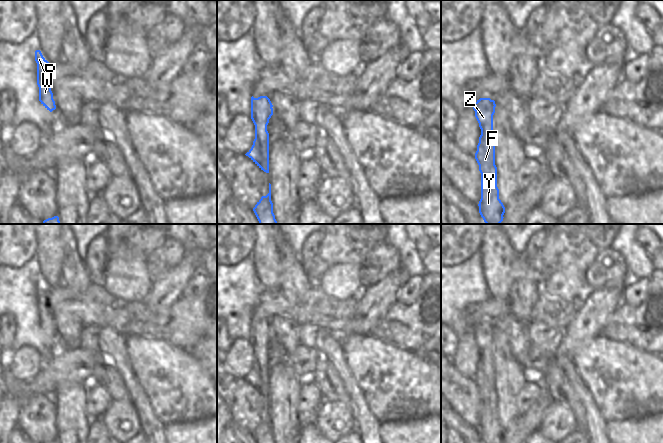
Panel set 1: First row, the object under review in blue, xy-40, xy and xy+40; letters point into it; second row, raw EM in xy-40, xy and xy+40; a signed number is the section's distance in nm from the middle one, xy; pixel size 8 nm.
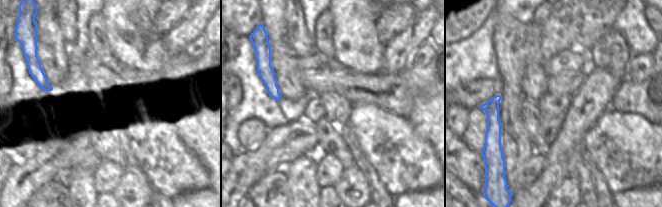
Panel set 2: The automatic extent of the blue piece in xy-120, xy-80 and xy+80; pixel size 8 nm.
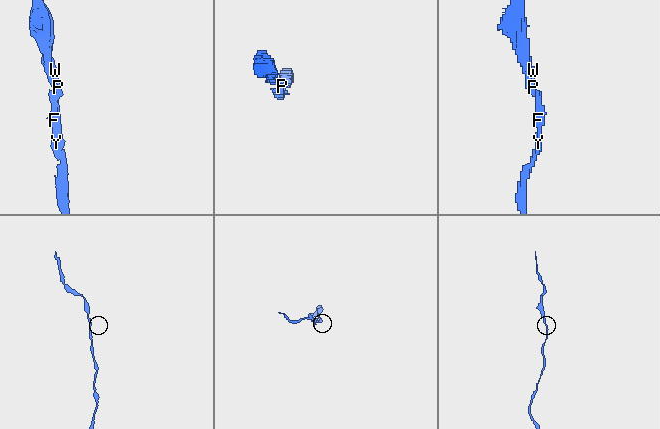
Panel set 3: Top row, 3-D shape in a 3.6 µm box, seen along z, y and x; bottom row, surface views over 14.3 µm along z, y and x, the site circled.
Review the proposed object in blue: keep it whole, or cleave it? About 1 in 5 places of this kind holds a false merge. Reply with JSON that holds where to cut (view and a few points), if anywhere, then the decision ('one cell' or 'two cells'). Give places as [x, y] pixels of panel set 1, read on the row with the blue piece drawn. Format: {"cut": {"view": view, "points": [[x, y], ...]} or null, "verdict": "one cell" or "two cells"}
{"cut": null, "verdict": "one cell"}

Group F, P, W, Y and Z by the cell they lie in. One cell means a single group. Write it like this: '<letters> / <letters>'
F P W Y Z

